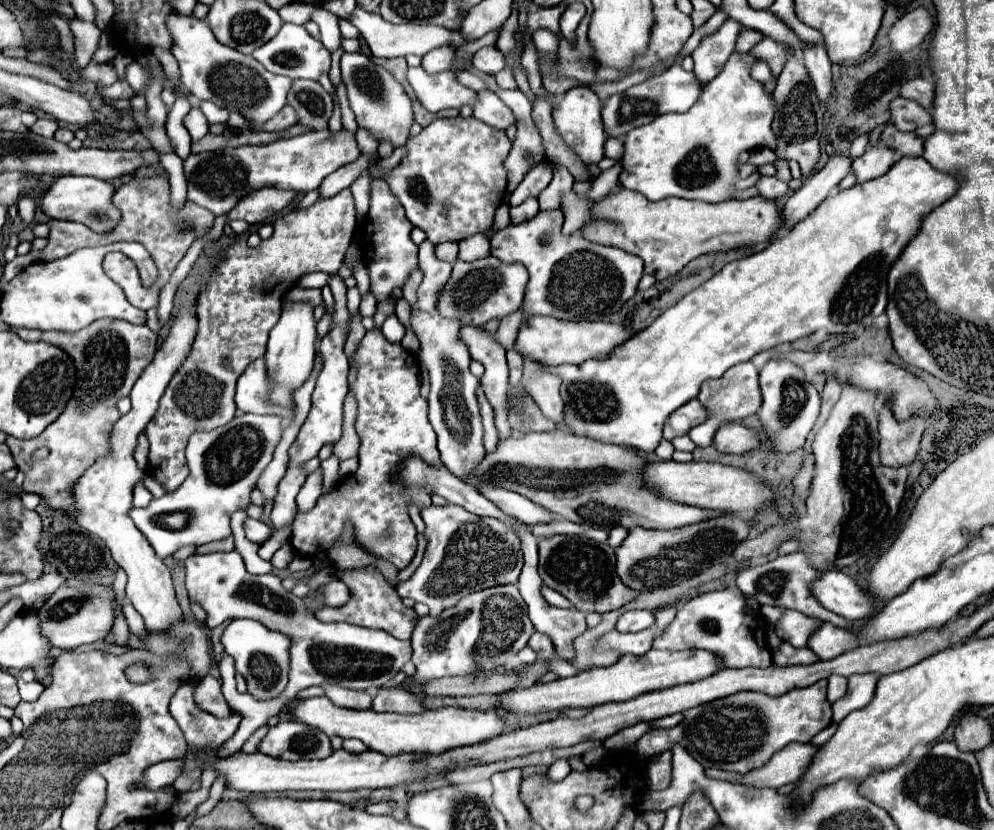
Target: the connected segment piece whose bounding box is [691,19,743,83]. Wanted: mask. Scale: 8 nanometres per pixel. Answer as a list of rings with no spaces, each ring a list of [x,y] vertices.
[[[727,19],[715,33],[703,37],[699,47],[691,53],[695,61],[693,71],[701,83],[709,83],[717,75],[717,71],[723,69],[725,61],[735,51],[735,43],[741,31],[741,23]]]

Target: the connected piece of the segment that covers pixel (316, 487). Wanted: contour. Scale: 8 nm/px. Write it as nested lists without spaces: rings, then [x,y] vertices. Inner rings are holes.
[[[315,471],[315,473],[311,473],[309,477],[307,477],[307,481],[305,481],[305,485],[301,487],[301,491],[299,491],[299,495],[297,495],[297,511],[301,513],[301,511],[309,511],[313,505],[315,505],[315,499],[319,497],[319,493],[321,493],[321,475],[319,475],[321,471]]]

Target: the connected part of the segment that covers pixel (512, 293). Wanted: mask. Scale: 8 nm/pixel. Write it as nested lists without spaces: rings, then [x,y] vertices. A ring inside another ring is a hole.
[[[483,257],[471,263],[457,261],[445,289],[439,297],[439,313],[443,317],[455,317],[463,325],[481,327],[489,319],[501,319],[519,309],[525,295],[527,271],[521,263],[503,263],[497,257]]]

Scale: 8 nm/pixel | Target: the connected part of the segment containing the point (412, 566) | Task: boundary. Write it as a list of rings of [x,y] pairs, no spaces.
[[[419,535],[419,547],[417,547],[417,555],[415,555],[415,559],[405,567],[405,569],[401,569],[399,571],[399,575],[397,575],[397,581],[405,581],[405,579],[409,579],[411,577],[411,573],[419,567],[419,563],[421,563],[421,559],[423,559],[423,551],[425,551],[425,535]]]

